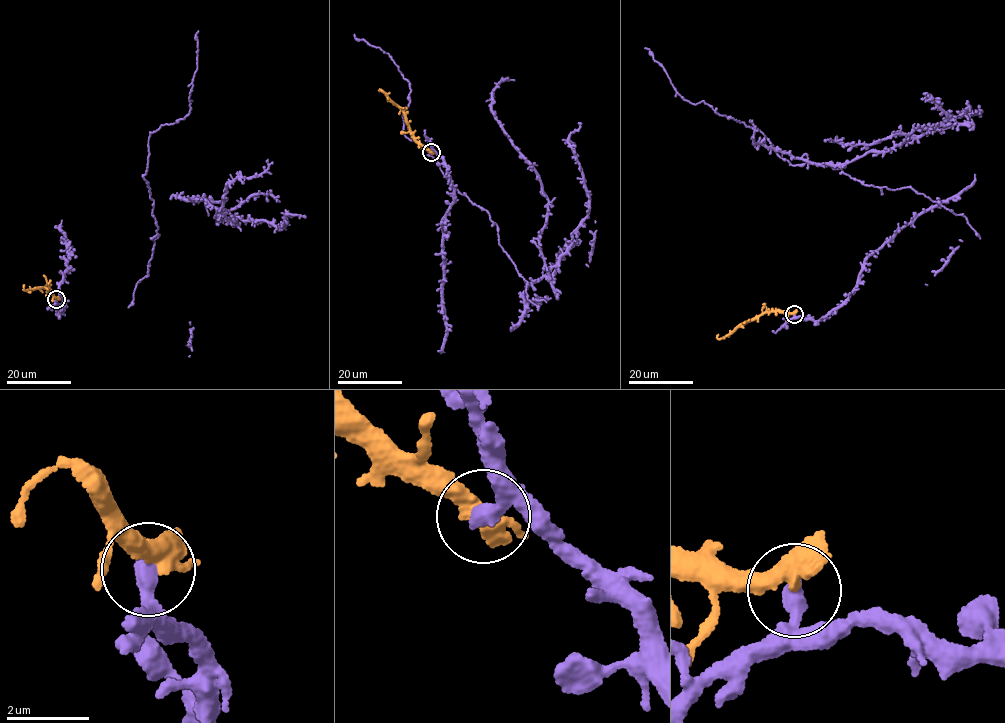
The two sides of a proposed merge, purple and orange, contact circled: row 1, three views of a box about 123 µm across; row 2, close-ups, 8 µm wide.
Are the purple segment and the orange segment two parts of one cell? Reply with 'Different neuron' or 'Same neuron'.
Different neuron

